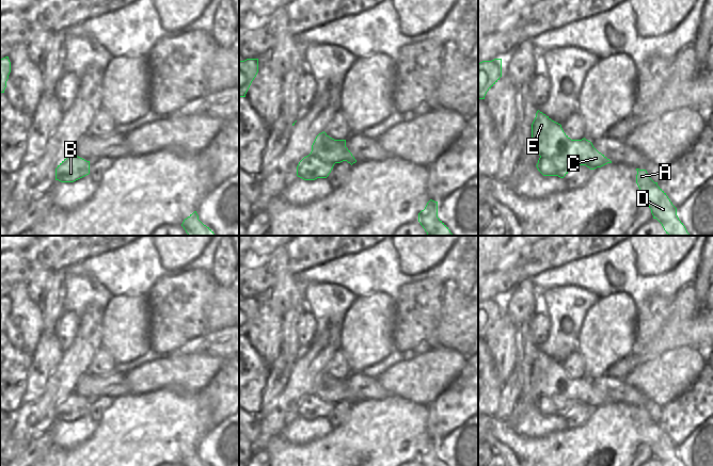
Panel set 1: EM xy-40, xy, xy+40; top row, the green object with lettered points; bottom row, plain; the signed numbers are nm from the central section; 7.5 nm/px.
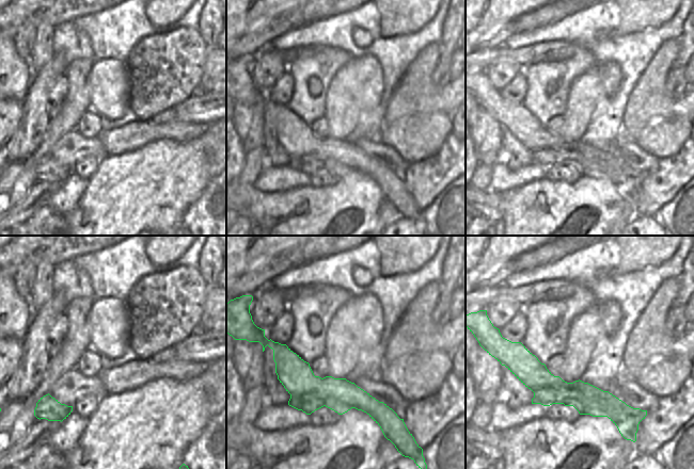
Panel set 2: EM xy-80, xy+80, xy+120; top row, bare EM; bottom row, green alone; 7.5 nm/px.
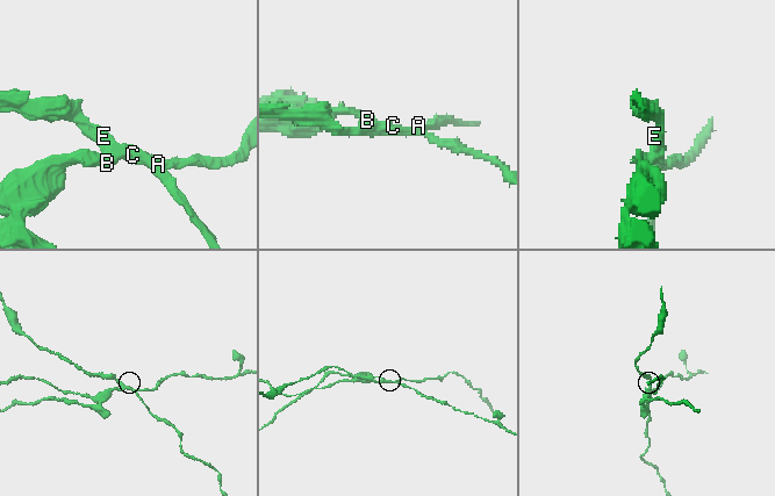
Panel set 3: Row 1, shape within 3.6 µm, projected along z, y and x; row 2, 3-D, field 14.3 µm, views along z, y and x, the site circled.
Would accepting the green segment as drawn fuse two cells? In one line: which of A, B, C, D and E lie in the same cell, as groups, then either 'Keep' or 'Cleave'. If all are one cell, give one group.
Groups: A C D E / B. Cleave

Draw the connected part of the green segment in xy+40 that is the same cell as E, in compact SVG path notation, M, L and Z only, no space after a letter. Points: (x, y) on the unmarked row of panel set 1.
M539 349L532 363L532 376L536 380L536 391L540 396L550 396L552 400L573 400L576 404L586 404L590 408L612 402L590 380L585 376L571 379L560 363Z

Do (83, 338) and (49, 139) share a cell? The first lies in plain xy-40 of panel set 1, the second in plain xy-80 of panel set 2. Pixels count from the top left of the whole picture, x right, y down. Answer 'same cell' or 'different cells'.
same cell

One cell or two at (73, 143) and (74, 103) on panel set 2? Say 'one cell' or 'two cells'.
two cells

